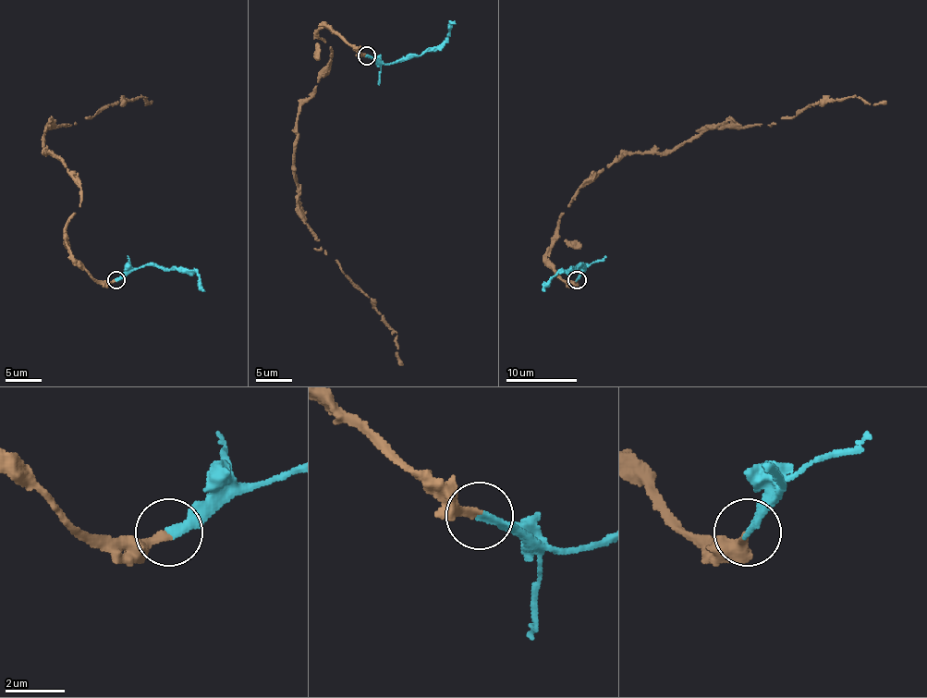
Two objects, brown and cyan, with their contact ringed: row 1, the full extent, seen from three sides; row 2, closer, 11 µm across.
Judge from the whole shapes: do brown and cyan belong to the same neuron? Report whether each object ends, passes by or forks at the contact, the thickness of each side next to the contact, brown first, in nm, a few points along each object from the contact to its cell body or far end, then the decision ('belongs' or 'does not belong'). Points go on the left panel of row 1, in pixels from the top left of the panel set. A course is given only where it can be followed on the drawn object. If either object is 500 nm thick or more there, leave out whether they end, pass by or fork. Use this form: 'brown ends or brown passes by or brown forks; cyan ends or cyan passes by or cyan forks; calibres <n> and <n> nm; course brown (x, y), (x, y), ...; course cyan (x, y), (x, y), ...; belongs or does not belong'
brown ends; cyan ends; calibres 280 and 240 nm; course brown (116, 281), (97, 281), (72, 254), (67, 222), (80, 189), (43, 139), (47, 128), (109, 104), (152, 101); course cyan (116, 279), (138, 268), (155, 264), (163, 268), (182, 268), (196, 274), (198, 285), (205, 291); belongs

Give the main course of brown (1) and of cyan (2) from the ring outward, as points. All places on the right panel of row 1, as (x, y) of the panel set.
1: (577, 281), (548, 254), (558, 222), (579, 189), (626, 154), (850, 96), (885, 101)
2: (577, 279), (585, 268), (581, 264), (556, 274), (544, 291)

